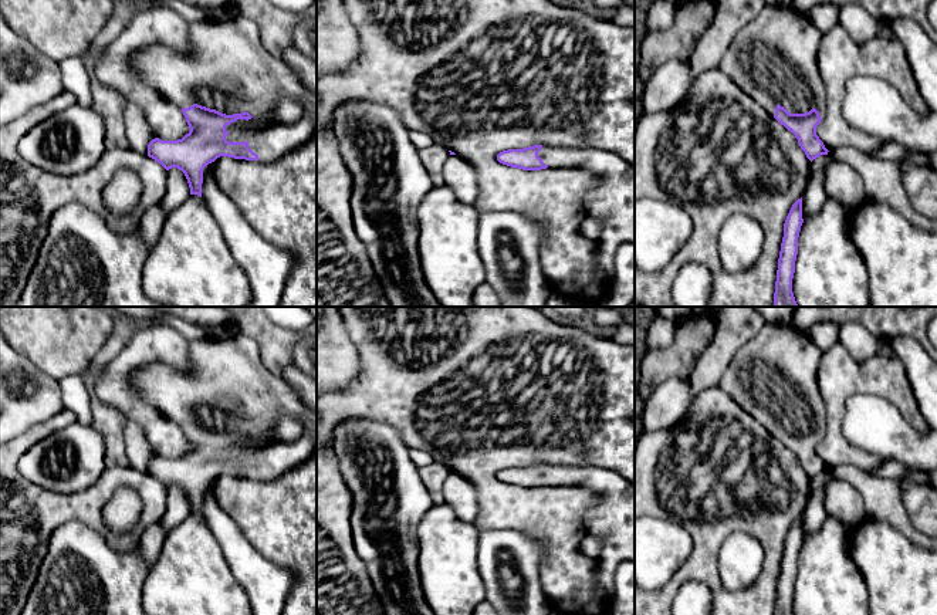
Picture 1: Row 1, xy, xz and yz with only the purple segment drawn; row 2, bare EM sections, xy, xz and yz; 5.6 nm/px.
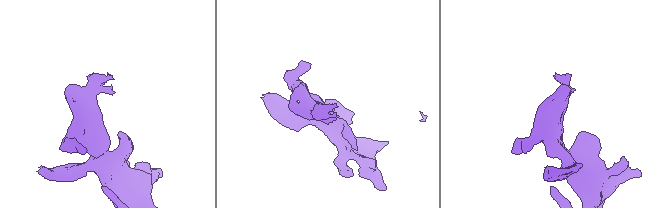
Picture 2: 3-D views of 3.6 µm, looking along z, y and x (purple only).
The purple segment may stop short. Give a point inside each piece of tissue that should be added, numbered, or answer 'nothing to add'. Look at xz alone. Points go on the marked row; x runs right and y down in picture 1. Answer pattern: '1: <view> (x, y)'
1: xz (612, 200)

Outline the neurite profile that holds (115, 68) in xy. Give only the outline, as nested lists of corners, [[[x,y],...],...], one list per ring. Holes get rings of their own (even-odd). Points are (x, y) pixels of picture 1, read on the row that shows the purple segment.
[[[142,10],[102,53],[95,75],[143,111],[156,138],[177,141],[190,131],[182,109],[143,82],[133,68],[133,54],[152,44],[186,51],[189,23],[173,10]]]

